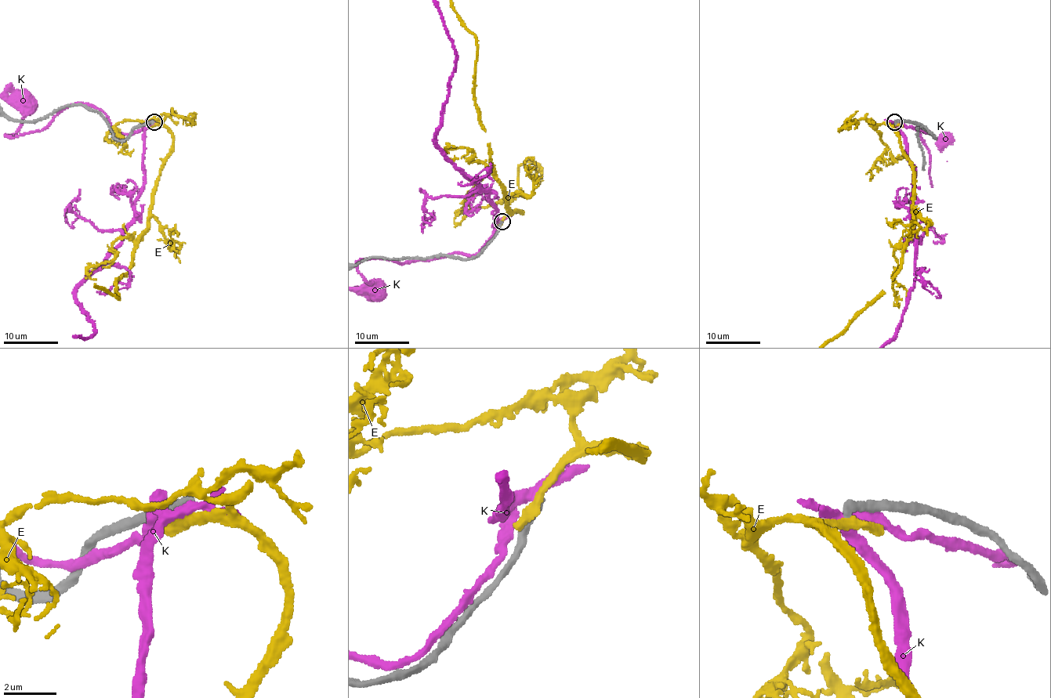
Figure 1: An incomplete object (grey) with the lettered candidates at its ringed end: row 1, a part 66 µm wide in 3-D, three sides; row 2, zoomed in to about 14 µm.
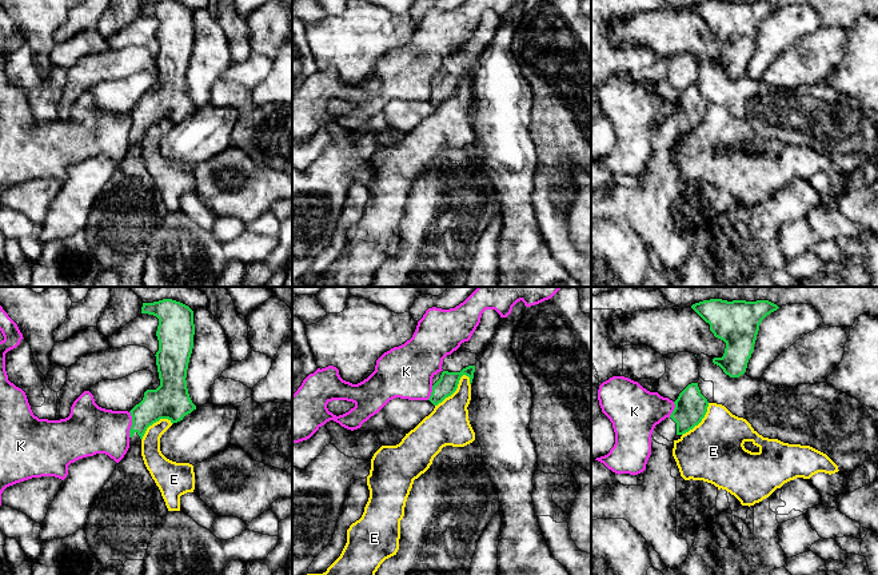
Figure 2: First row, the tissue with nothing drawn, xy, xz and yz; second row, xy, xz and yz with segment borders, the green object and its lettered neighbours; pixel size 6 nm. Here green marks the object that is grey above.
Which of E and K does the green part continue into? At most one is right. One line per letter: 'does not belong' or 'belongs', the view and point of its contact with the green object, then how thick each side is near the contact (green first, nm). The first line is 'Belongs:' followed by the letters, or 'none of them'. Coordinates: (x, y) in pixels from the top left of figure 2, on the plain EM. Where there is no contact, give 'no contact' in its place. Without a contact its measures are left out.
Belongs: none of them
E: does not belong | xz (455, 91) | 120/240 nm
K: does not belong | xy (132, 126) | 200/300 nm

